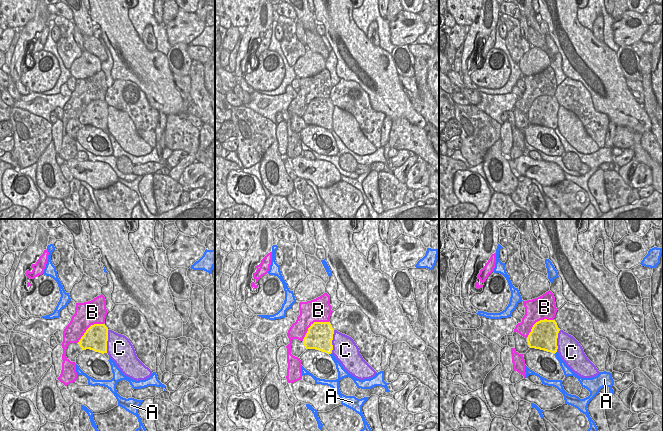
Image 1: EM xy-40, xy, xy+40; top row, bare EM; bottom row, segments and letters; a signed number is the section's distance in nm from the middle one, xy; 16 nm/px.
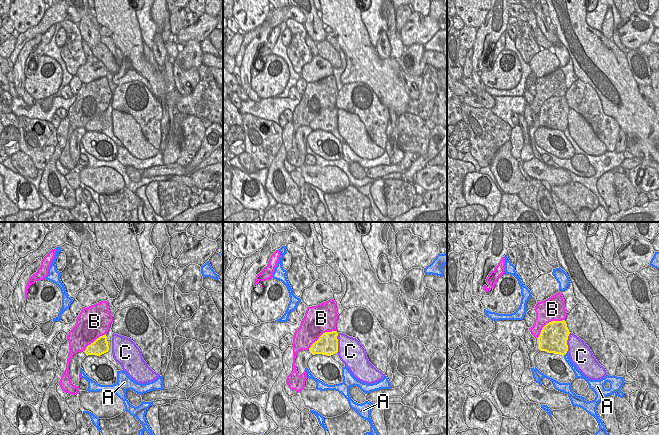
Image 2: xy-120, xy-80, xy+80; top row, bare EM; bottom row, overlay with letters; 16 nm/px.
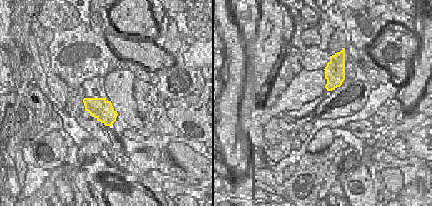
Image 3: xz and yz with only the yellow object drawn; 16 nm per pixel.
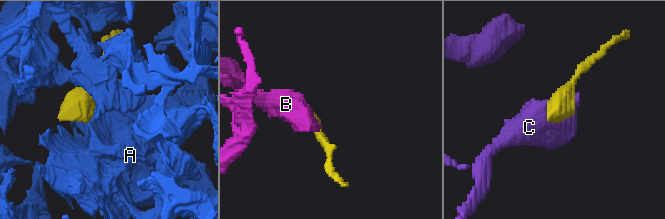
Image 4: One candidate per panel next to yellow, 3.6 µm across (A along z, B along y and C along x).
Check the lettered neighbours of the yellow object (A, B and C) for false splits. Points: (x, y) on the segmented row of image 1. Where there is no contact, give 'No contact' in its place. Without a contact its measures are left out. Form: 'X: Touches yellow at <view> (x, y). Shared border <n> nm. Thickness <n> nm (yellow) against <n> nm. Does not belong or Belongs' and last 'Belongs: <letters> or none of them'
A: Touches yellow at xy (330, 353). Shared border 60 nm. Thickness 320 nm (yellow) against 100 nm. Does not belong
B: Touches yellow at xy (312, 324). Shared border 550 nm. Thickness 420 nm (yellow) against 380 nm. Does not belong
C: Touches yellow at xy-40 (107, 340). Shared border 360 nm. Thickness 400 nm (yellow) against 400 nm. Does not belong
Belongs: none of them

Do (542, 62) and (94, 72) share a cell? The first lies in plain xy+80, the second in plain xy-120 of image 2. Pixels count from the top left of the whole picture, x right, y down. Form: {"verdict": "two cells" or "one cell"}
{"verdict": "one cell"}

